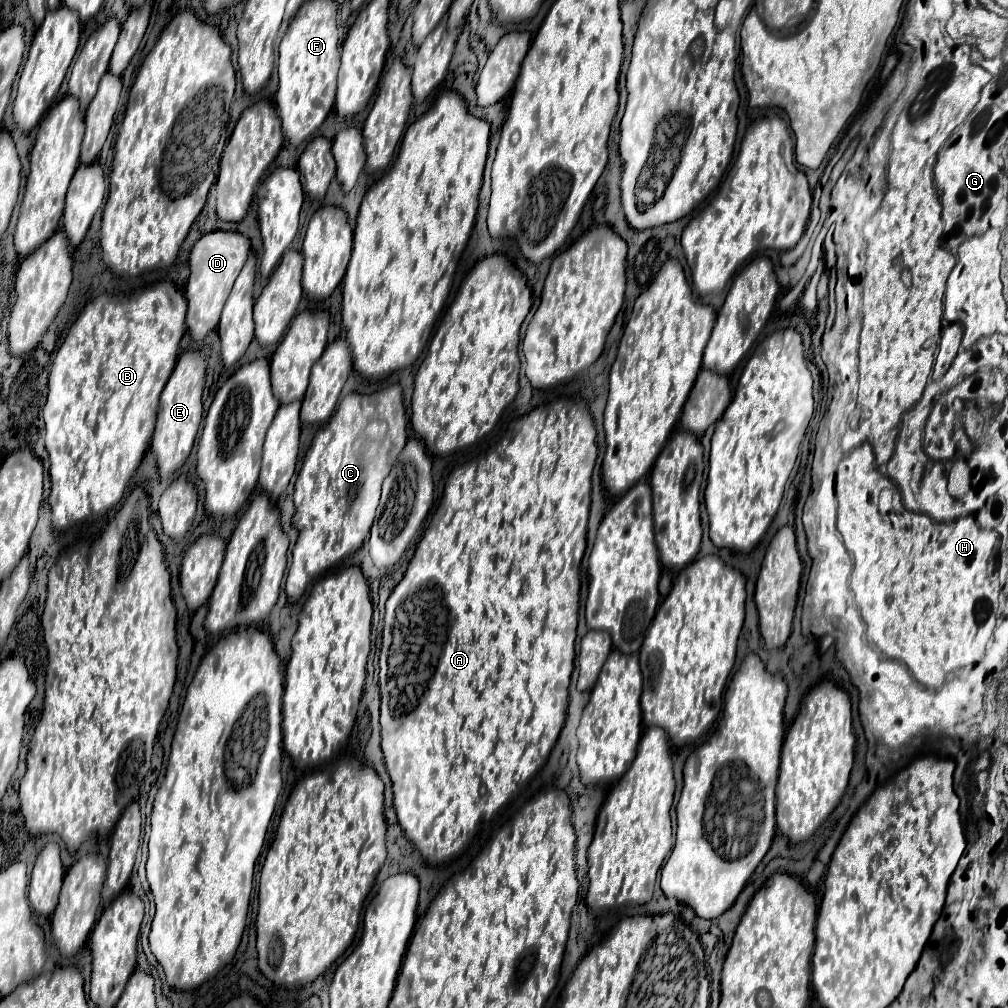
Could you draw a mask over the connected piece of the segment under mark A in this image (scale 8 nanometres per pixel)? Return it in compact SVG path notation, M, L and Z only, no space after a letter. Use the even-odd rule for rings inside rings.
M571 403L571 407L559 407L559 405L541 405L541 407L535 407L531 413L527 413L515 421L513 421L507 429L505 435L501 441L493 447L493 450L489 450L485 457L477 459L476 471L473 471L473 461L460 465L453 470L451 475L447 477L447 483L445 483L445 491L443 491L443 497L441 497L441 503L437 507L437 511L433 513L431 517L431 523L425 531L425 535L421 537L417 549L415 549L415 555L401 579L401 583L393 589L391 597L387 599L387 605L385 605L385 627L383 627L383 645L381 645L381 659L379 659L379 687L381 687L381 749L383 749L383 755L385 755L385 765L387 765L387 771L389 771L389 777L391 777L391 783L393 783L393 805L395 805L395 811L397 811L397 821L401 825L401 829L405 831L407 839L415 845L415 849L429 861L429 863L443 863L447 861L453 853L457 853L459 849L467 847L467 843L471 841L473 833L476 832L477 828L477 809L475 809L475 801L479 799L479 785L482 783L487 788L487 791L491 792L493 789L497 791L503 791L503 777L513 779L513 791L514 787L517 786L518 781L527 781L534 776L541 765L545 763L545 759L549 757L551 753L551 747L555 745L557 737L559 737L559 731L565 723L565 715L567 715L567 689L569 689L569 679L571 679L571 671L573 671L573 659L575 659L575 631L577 631L577 611L579 611L579 563L581 563L581 557L583 557L583 551L585 551L585 533L587 533L587 524L589 518L589 503L591 503L591 471L593 471L593 465L595 465L595 459L597 459L597 443L595 443L595 425L593 425L593 417L589 413L589 407L585 403Z

